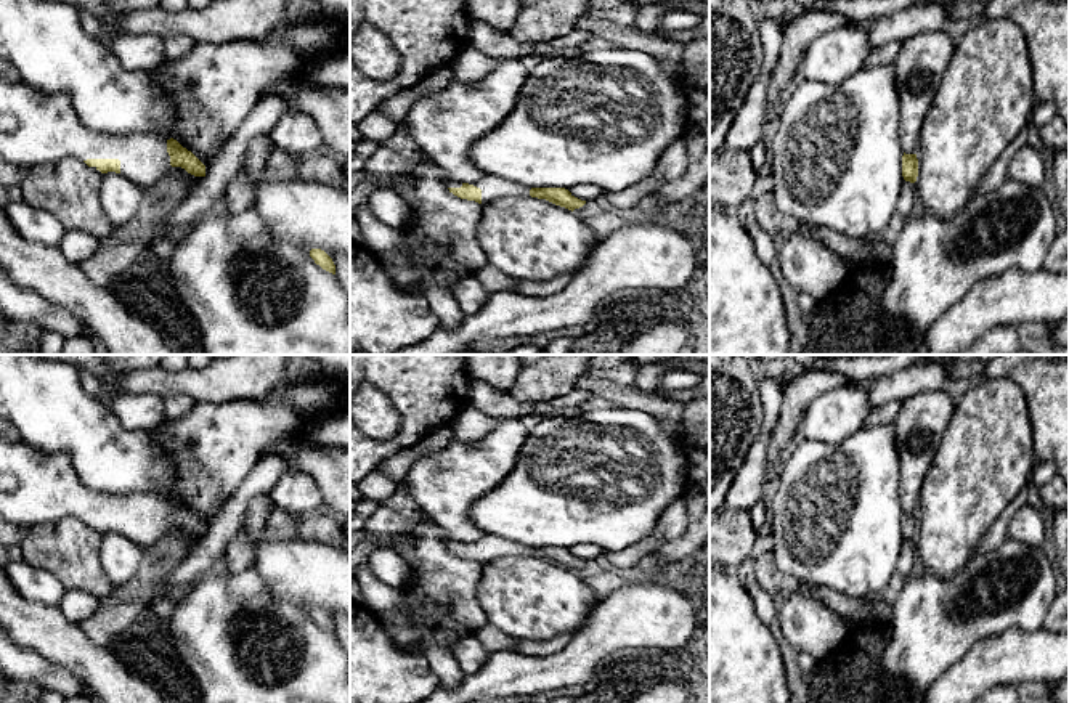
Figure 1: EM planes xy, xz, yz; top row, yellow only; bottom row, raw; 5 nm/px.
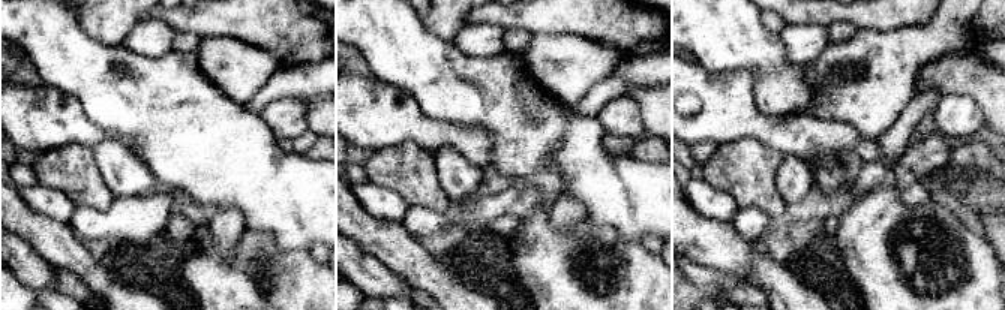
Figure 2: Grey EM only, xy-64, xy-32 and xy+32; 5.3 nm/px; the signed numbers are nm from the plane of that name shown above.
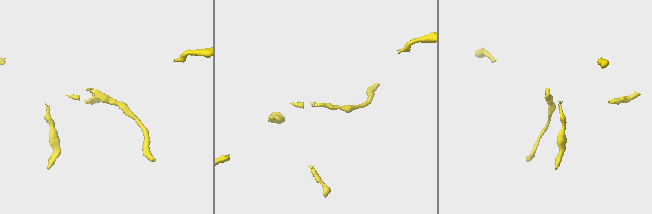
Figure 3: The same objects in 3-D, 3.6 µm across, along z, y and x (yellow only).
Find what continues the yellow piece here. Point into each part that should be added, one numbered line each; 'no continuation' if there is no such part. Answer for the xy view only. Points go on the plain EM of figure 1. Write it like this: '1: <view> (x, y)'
1: xy (36, 487)

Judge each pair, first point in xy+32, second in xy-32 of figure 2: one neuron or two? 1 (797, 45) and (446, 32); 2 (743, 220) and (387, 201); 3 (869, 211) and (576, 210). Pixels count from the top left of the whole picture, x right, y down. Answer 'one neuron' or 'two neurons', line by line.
1: two neurons
2: two neurons
3: two neurons

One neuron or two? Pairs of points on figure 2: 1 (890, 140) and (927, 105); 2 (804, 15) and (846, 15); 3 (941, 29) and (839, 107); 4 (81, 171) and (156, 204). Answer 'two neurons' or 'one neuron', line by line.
1: one neuron
2: one neuron
3: one neuron
4: two neurons

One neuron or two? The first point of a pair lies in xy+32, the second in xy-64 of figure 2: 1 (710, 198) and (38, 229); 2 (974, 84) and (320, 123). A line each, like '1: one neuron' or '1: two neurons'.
1: two neurons
2: one neuron

